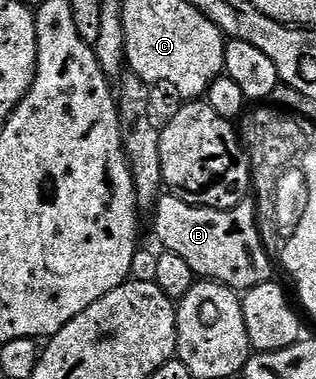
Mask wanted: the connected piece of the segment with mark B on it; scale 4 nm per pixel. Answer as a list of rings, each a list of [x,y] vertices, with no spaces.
[[[163,195],[156,200],[153,212],[156,239],[166,252],[181,255],[193,267],[196,278],[216,281],[236,291],[272,280],[272,254],[263,246],[254,200],[242,201],[232,209],[207,209],[204,205],[190,205],[181,197]]]

